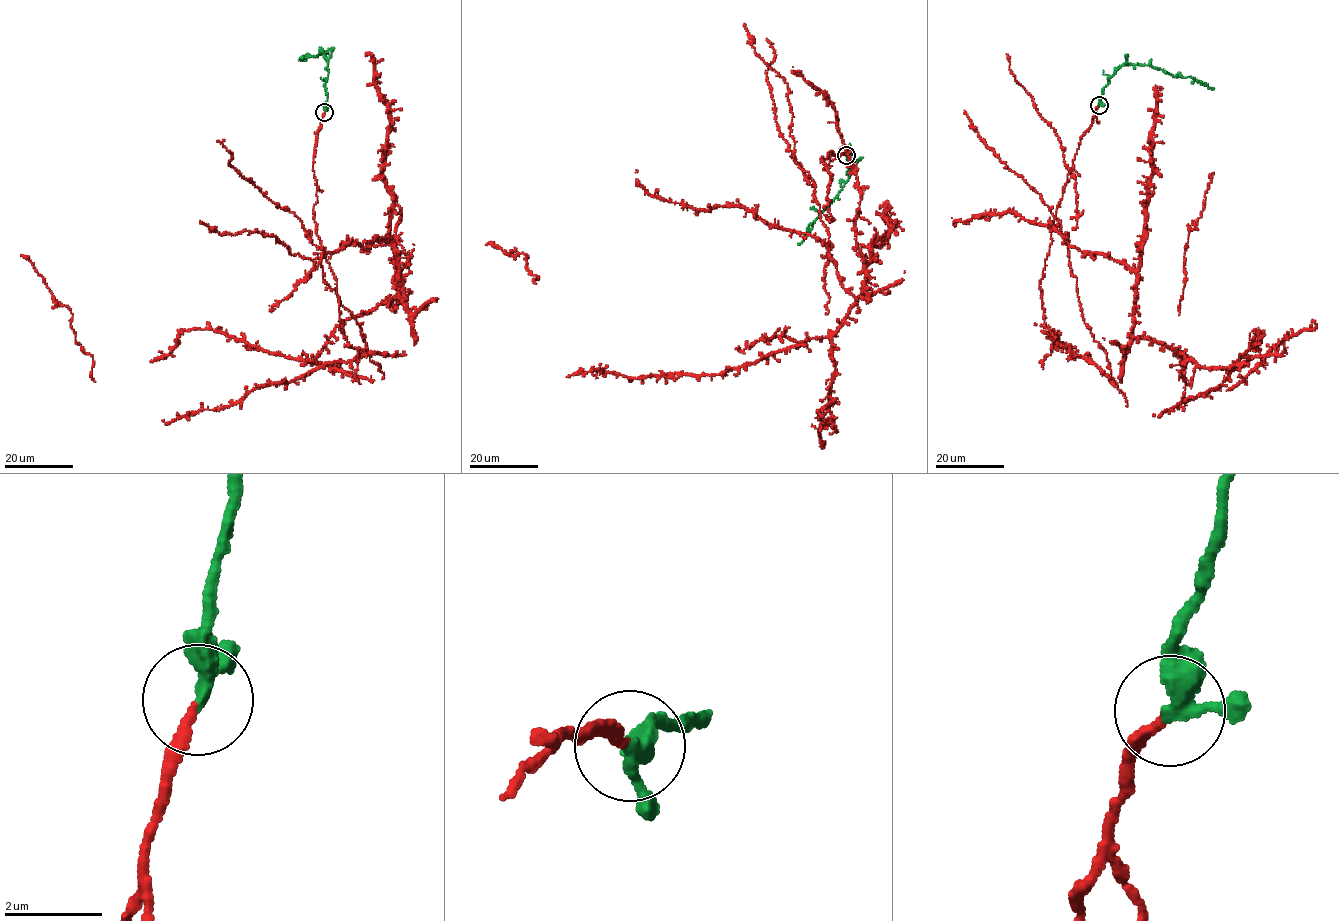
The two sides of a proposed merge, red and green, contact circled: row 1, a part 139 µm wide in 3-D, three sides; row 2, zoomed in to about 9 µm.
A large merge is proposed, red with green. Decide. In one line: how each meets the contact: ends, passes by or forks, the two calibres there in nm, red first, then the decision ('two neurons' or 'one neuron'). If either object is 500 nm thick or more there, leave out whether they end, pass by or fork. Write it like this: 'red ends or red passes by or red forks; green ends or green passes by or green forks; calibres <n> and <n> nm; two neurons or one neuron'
red ends; green passes by; calibres 200 and 280 nm; one neuron

